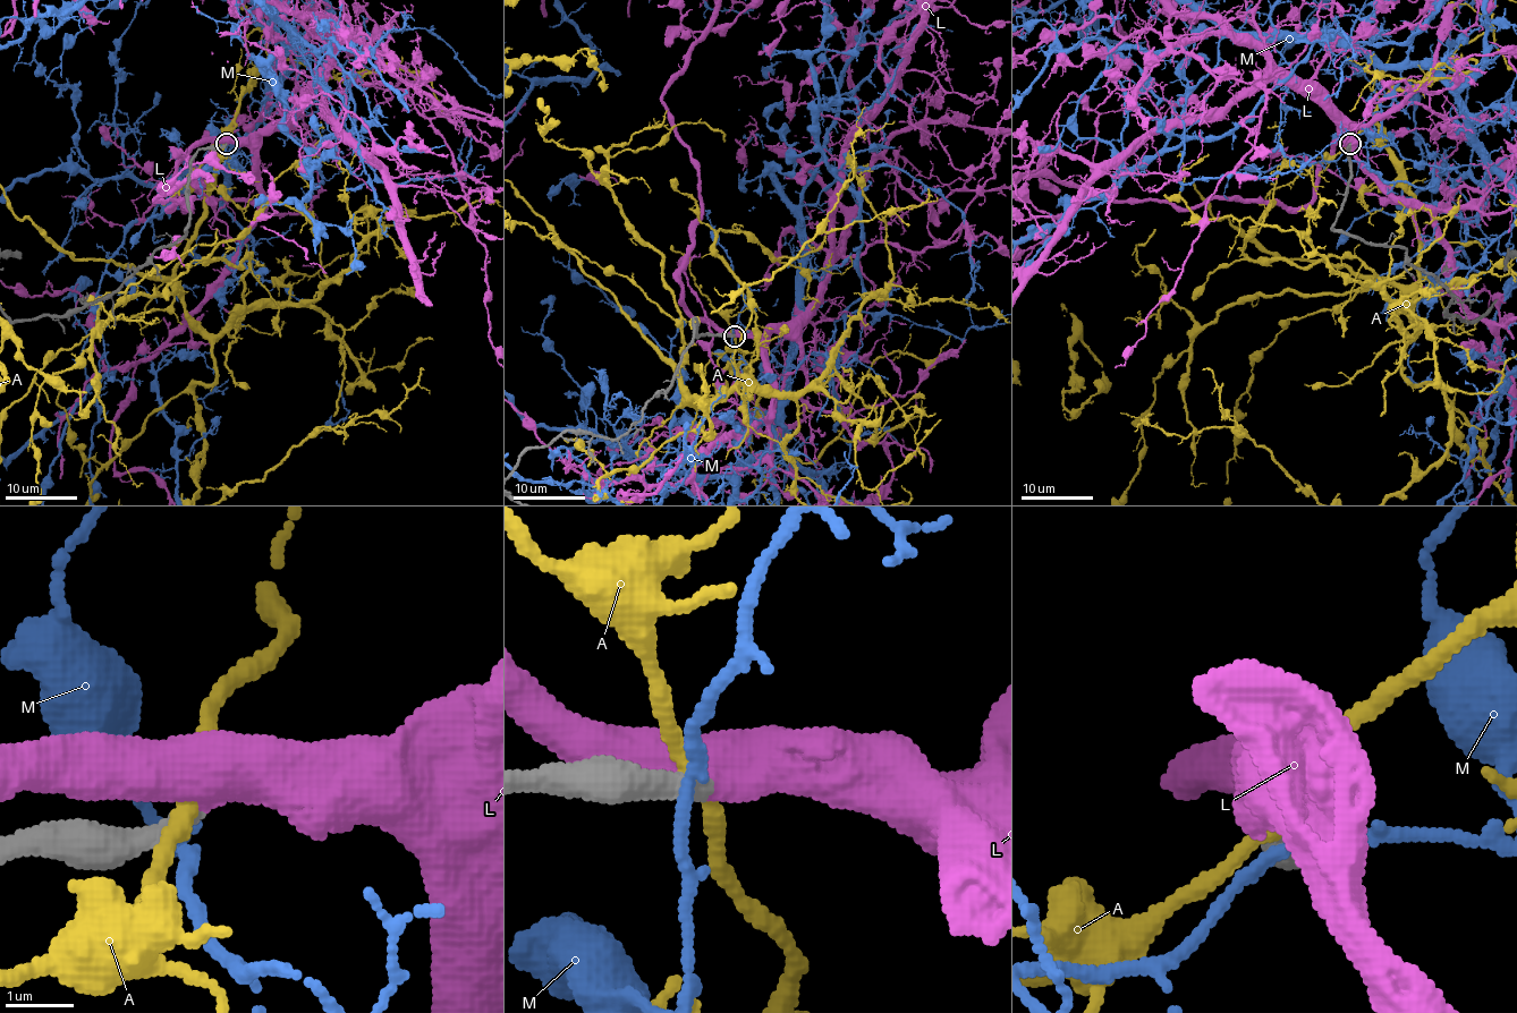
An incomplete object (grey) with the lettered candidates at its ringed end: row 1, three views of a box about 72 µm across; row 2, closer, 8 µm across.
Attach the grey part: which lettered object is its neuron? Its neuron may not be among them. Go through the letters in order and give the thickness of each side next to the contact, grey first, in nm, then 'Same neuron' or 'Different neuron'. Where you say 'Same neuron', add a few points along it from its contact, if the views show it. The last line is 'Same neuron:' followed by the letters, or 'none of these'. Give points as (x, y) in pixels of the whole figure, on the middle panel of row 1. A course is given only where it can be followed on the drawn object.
A: Thickness 400 nm (grey) against 260 nm. Different neuron
L: Thickness 320 nm (grey) against 480 nm. Same neuron
M: Thickness 440 nm (grey) against 190 nm. Different neuron
Same neuron: L

